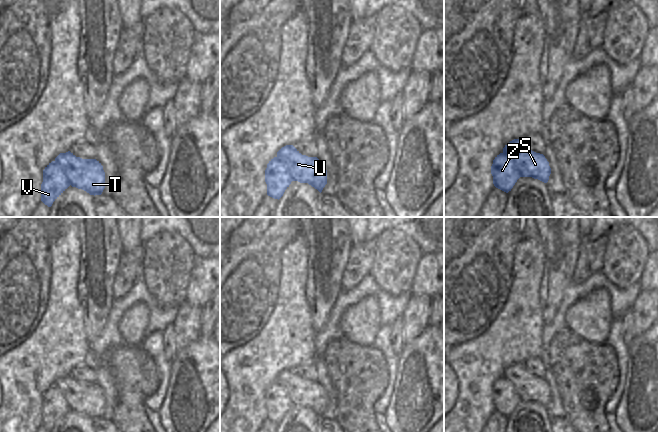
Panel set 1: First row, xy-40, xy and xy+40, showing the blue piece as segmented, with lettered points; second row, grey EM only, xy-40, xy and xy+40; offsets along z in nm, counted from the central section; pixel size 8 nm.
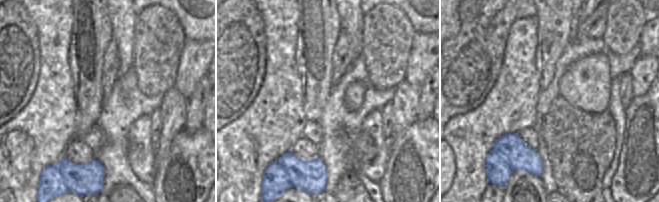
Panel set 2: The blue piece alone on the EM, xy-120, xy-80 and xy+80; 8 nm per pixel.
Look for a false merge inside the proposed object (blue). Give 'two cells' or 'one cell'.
two cells

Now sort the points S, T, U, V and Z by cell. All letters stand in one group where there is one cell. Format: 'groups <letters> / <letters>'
groups S T U / V Z

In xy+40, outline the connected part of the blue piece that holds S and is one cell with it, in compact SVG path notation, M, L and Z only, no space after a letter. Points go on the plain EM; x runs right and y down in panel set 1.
M514 363L503 372L517 390L521 401L532 401L547 407L551 398L549 386L543 378L532 375L523 363Z

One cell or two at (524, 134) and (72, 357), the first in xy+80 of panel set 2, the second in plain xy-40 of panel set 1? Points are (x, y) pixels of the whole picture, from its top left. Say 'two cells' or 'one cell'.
two cells

